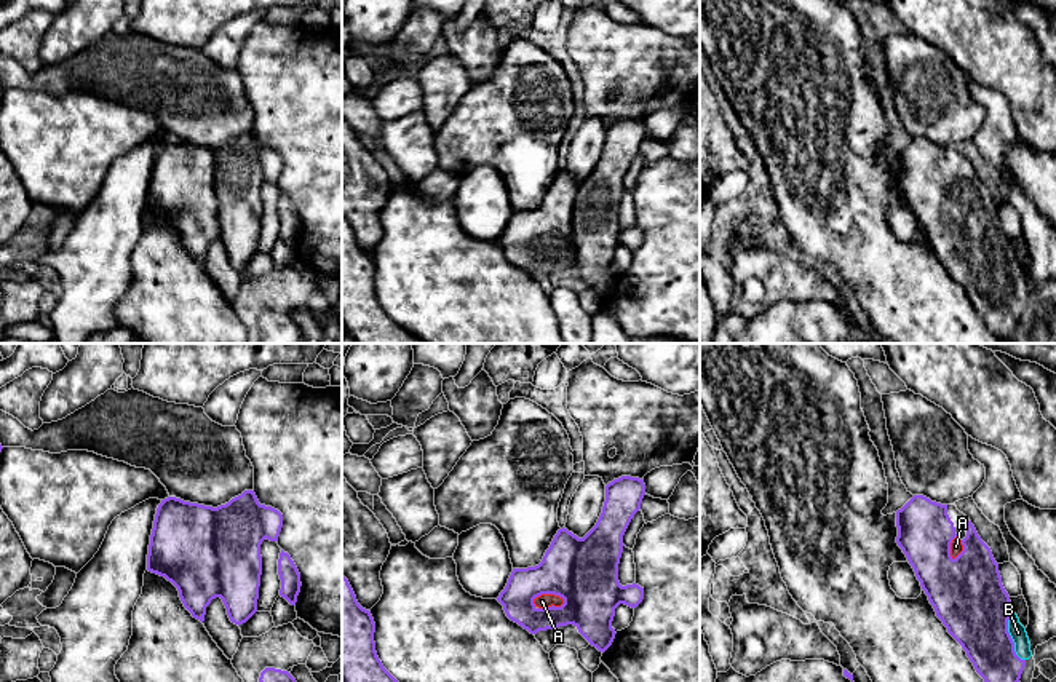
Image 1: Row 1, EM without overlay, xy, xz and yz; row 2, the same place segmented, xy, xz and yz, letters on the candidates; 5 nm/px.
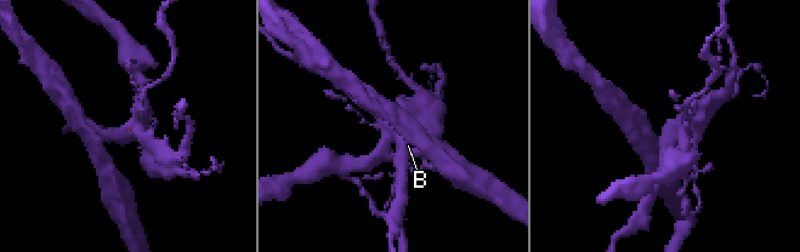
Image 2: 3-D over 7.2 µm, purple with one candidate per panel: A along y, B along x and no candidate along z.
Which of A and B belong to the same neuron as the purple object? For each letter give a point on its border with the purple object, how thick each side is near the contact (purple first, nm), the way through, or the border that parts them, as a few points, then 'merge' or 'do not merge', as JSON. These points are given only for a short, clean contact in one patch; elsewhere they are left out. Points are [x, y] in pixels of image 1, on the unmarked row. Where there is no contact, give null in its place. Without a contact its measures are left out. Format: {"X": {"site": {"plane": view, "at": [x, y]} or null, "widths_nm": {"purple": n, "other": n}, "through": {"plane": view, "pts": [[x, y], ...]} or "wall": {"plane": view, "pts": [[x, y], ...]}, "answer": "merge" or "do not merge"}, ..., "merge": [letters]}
{"A": {"site": {"plane": "xz", "at": [547, 235]}, "widths_nm": {"purple": 340, "other": 70}, "answer": "merge"}, "B": {"site": {"plane": "yz", "at": [1010, 278]}, "widths_nm": {"purple": 360, "other": 80}, "through": {"plane": "yz", "pts": [[973, 248], [1010, 278], [1018, 275]]}, "answer": "merge"}, "merge": ["A", "B"]}

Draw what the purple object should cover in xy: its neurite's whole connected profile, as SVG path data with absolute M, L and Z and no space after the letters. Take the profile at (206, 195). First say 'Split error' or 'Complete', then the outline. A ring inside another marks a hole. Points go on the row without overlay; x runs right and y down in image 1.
Complete. M244 133L217 150L168 139L157 150L147 196L147 212L165 219L177 230L184 249L193 260L203 265L206 249L212 241L220 240L230 264L240 268L257 254L262 217L260 187L265 180L278 184L281 169L283 157L272 149L260 147L254 133Z

